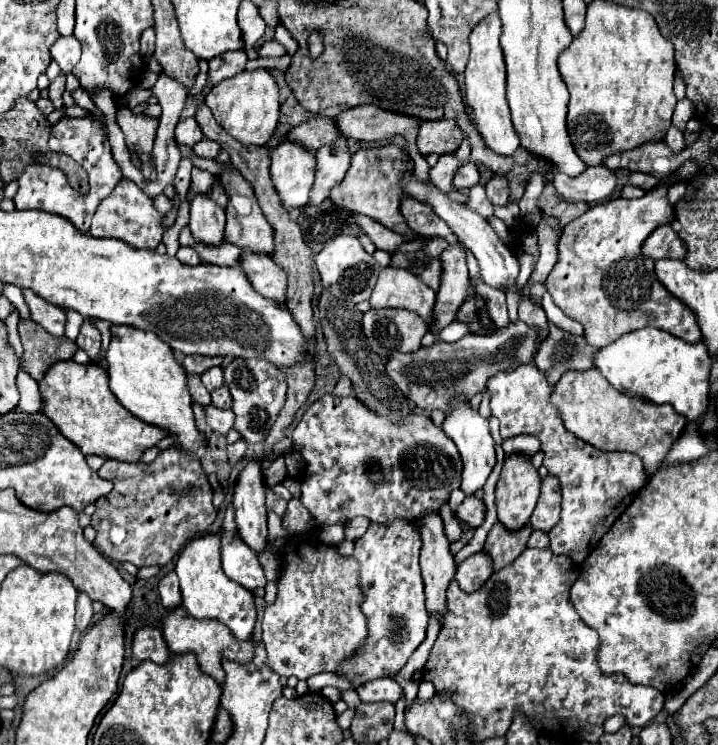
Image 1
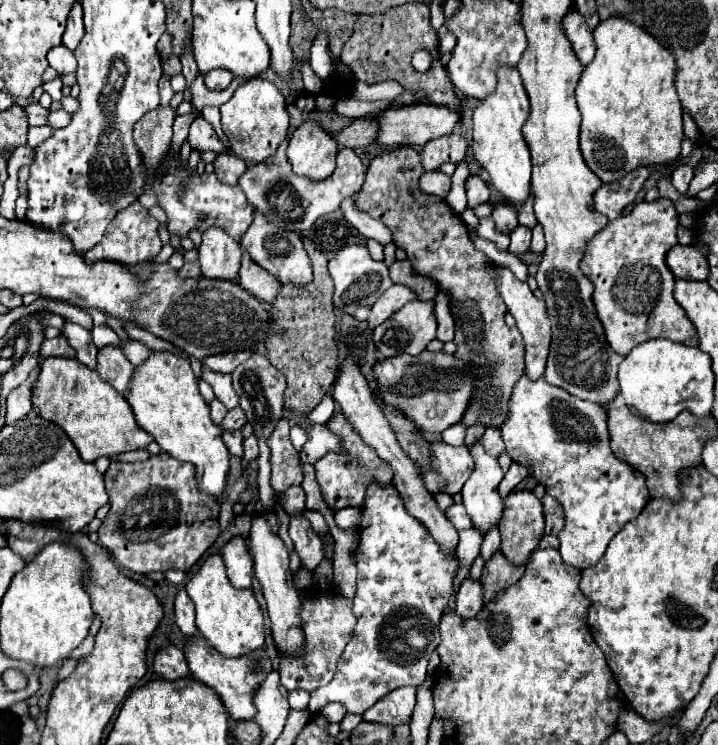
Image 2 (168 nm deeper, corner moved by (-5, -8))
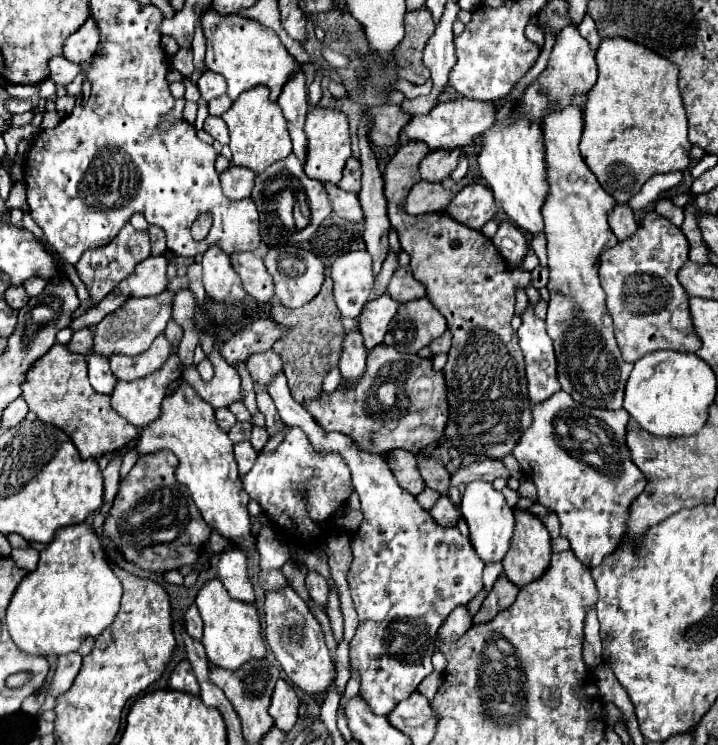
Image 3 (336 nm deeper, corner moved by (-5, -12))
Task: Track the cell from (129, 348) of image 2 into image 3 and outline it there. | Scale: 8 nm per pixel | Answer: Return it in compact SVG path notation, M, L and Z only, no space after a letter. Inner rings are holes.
M160 334L154 344L138 354L138 356L110 356L110 368L112 368L112 374L118 378L118 380L138 380L138 378L144 378L144 376L150 376L152 372L160 370L162 364L172 356L176 354L176 348L166 340L164 334Z

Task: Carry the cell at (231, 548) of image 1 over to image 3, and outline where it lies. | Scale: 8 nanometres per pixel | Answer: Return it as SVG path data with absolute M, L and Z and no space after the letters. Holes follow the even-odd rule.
M230 548L230 550L222 552L216 574L232 598L254 604L256 598L254 598L254 590L252 590L252 584L248 578L244 552L240 552L238 548Z

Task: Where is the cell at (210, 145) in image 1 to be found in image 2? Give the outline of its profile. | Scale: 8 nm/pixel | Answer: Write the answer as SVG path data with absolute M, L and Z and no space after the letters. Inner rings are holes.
M226 152L218 154L212 164L214 164L214 174L218 176L218 180L222 180L226 184L236 184L238 176L246 170L244 160L240 160L234 154L226 154Z

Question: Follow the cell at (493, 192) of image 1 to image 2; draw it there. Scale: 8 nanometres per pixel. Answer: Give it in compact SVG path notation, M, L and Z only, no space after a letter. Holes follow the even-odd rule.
M508 202L496 204L494 212L492 212L492 218L496 222L496 230L506 232L506 234L510 234L510 230L514 230L518 226L516 208L512 208L512 204L508 204Z

